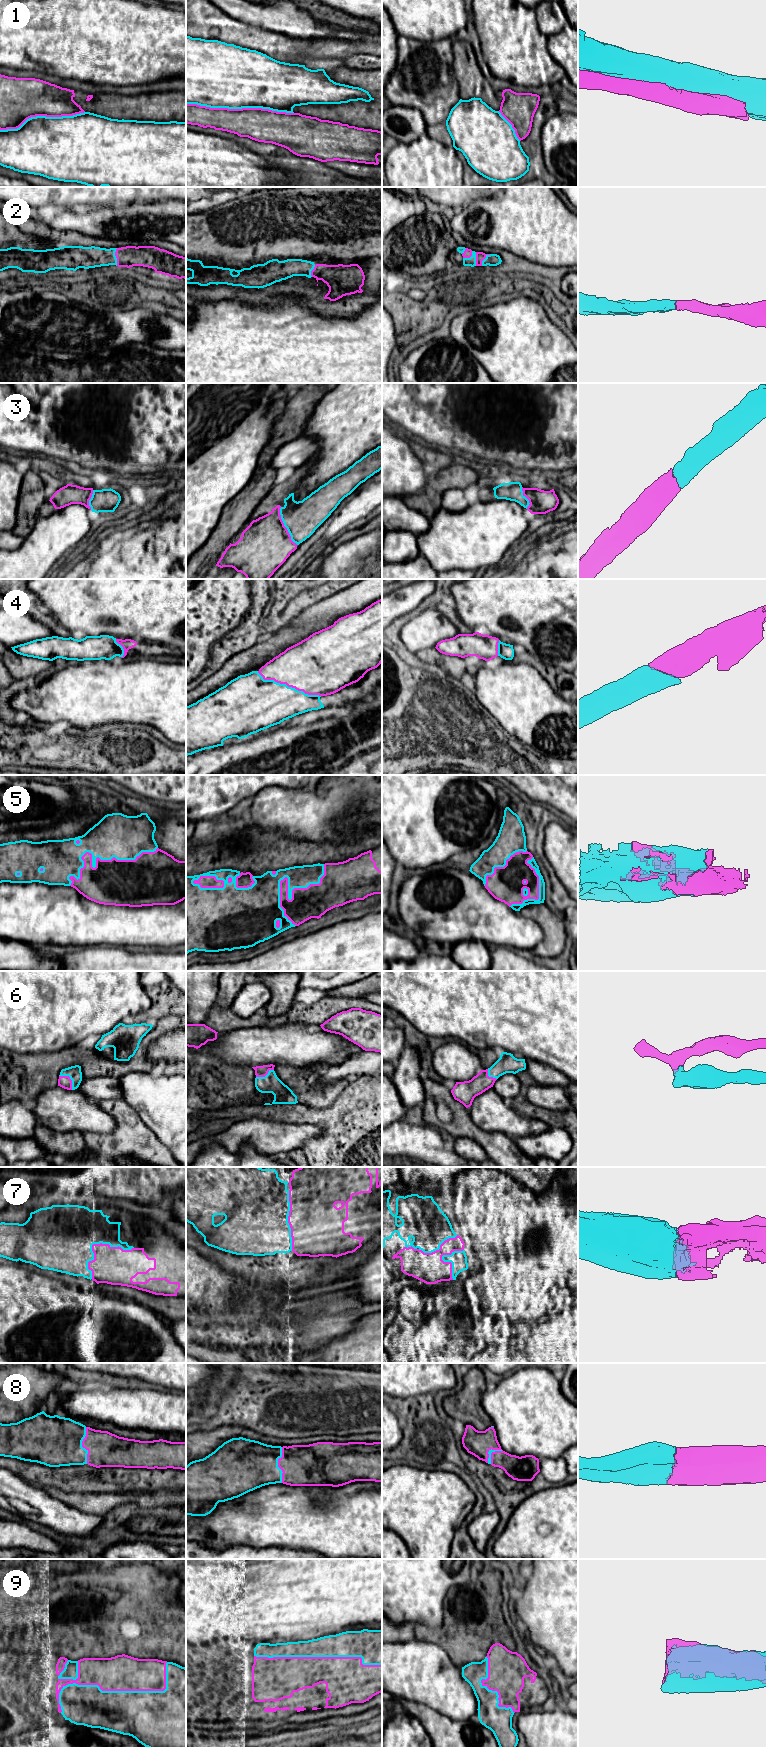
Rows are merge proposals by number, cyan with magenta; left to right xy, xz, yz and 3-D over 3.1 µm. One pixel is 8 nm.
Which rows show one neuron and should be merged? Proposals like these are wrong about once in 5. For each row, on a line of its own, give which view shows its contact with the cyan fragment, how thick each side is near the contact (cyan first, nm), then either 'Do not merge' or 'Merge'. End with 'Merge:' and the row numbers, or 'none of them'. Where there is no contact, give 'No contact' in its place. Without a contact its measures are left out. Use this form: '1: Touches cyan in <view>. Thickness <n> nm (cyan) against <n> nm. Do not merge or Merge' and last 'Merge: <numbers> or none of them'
1: Touches cyan in xz. Thickness 500 nm (cyan) against 280 nm. Do not merge
2: Touches cyan in xy. Thickness 180 nm (cyan) against 170 nm. Merge
3: Touches cyan in xz. Thickness 280 nm (cyan) against 400 nm. Merge
4: Touches cyan in xz. Thickness 380 nm (cyan) against 420 nm. Merge
5: Touches cyan in xy. Thickness 320 nm (cyan) against 360 nm. Merge
6: Touches cyan in xy. Thickness 110 nm (cyan) against 100 nm. Merge
7: Touches cyan in xy. Thickness 460 nm (cyan) against 300 nm. Merge
8: Touches cyan in xy. Thickness 400 nm (cyan) against 280 nm. Merge
9: Touches cyan in xy. Thickness 360 nm (cyan) against 280 nm. Merge
Merge: 2, 3, 4, 5, 6, 7, 8, 9

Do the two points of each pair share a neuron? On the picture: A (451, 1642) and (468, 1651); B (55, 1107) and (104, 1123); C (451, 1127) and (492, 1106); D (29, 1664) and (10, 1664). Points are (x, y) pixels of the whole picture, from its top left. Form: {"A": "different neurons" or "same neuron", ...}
{"A": "same neuron", "B": "same neuron", "C": "different neurons", "D": "same neuron"}

